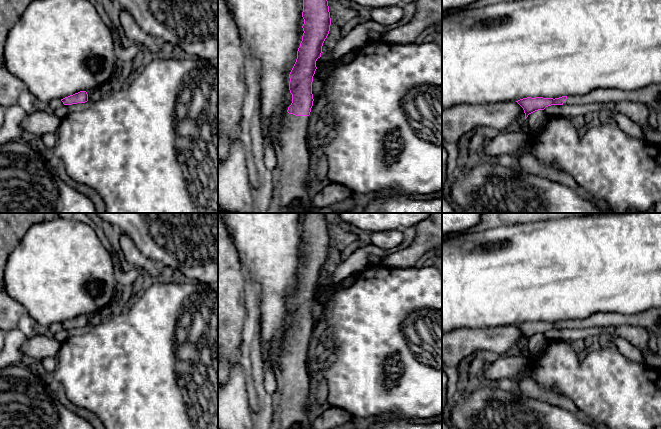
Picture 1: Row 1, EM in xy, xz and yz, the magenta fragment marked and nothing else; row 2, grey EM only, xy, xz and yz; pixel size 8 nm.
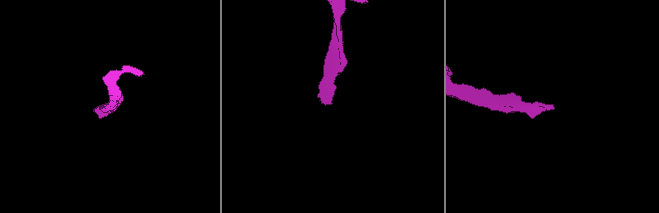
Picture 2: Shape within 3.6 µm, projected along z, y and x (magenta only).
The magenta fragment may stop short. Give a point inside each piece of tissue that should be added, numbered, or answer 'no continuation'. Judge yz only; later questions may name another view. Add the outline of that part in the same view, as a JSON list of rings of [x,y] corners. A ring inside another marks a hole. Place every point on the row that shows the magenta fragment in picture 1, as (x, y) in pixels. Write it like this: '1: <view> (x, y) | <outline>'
1: yz (650, 95) | [[[652,84],[634,91],[597,88],[585,95],[567,96],[563,104],[583,105],[601,103],[614,105],[622,101],[640,102],[661,112],[661,84]]]

